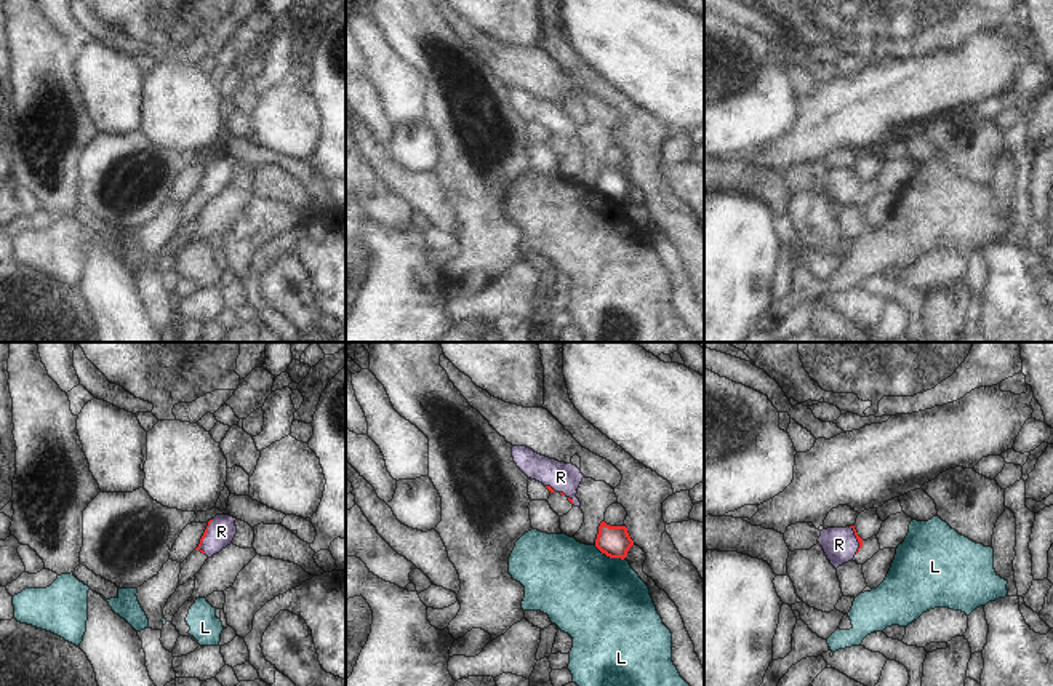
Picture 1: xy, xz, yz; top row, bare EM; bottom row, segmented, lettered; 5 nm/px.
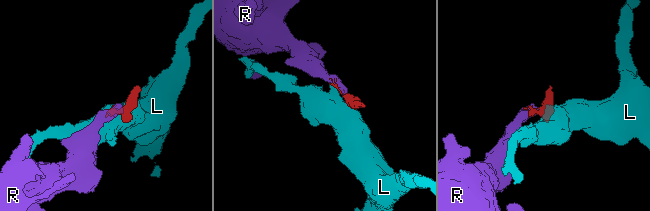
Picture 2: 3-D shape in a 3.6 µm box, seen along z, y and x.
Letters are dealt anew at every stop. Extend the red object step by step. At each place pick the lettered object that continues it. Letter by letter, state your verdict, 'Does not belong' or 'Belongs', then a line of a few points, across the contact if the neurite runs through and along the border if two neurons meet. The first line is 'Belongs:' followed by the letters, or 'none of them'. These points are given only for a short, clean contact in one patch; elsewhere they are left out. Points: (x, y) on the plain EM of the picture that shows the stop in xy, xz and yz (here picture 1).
Belongs: R
L: Does not belong. Line: xz (594, 187), (610, 199), (624, 200)
R: Belongs. Line: xy (210, 162), (205, 176), (218, 176), (221, 173).

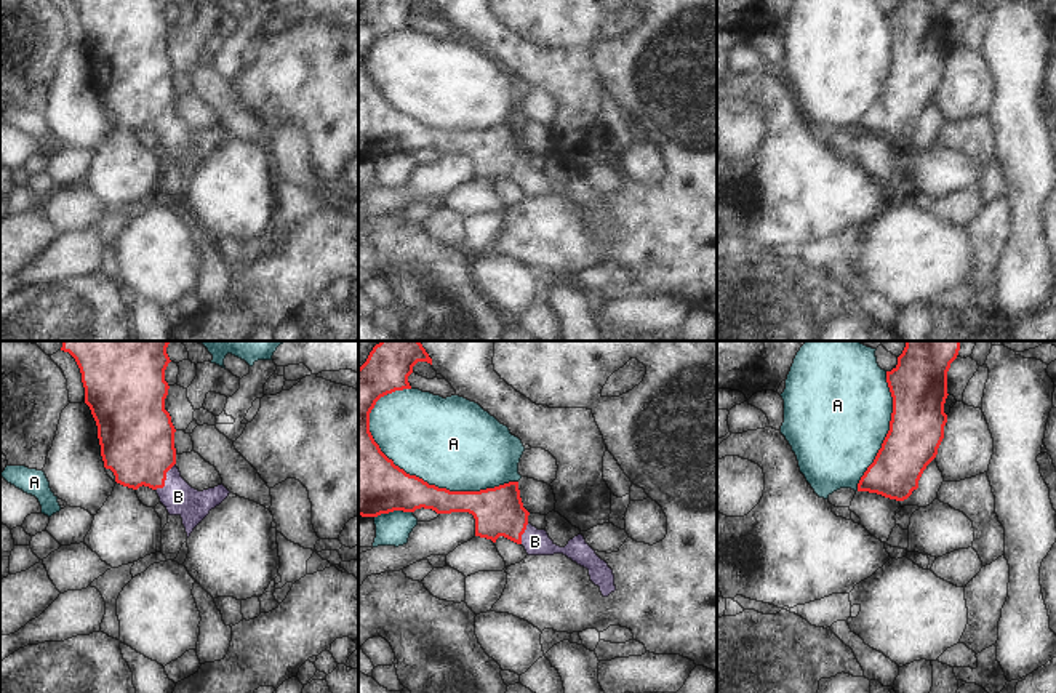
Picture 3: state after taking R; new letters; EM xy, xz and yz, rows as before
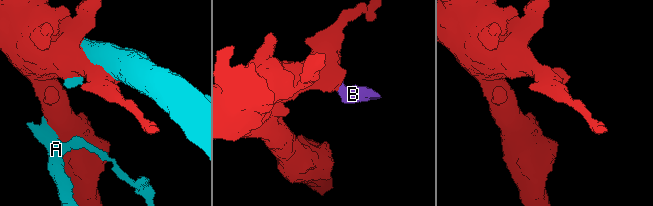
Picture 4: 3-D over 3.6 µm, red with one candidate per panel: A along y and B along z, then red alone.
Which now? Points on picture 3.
Belongs: B
A: Does not belong
B: Belongs. Line: xy (136, 80), (165, 120), (178, 138).

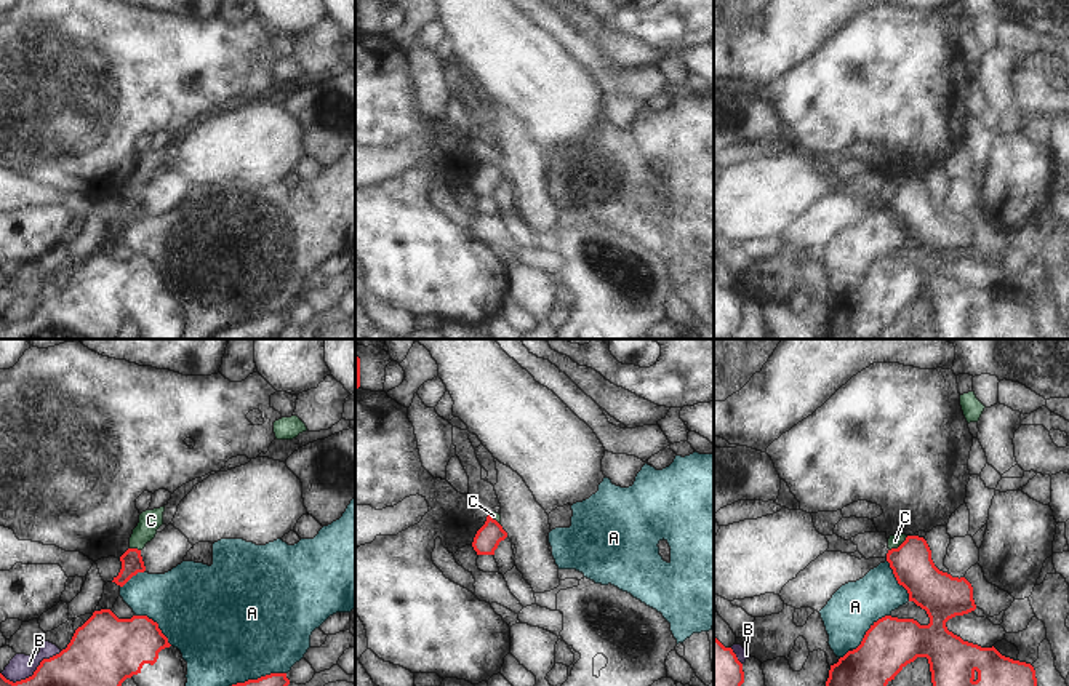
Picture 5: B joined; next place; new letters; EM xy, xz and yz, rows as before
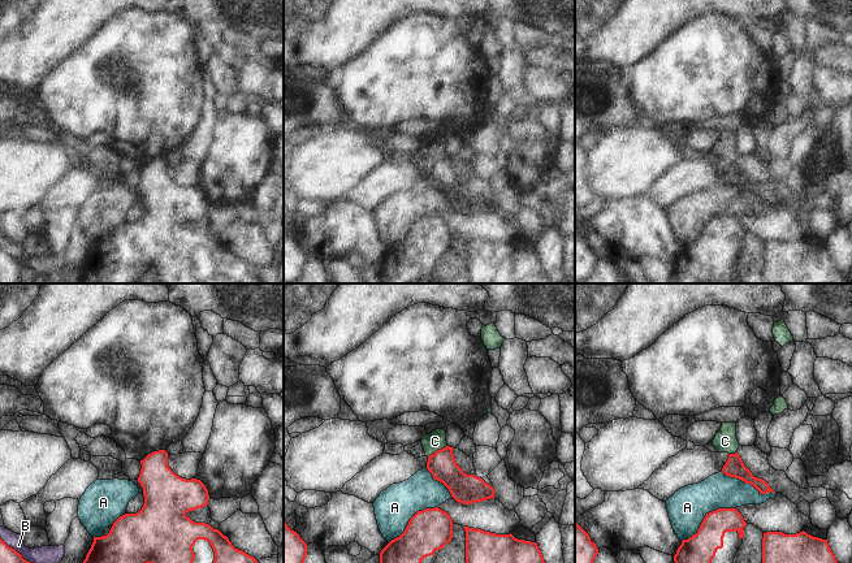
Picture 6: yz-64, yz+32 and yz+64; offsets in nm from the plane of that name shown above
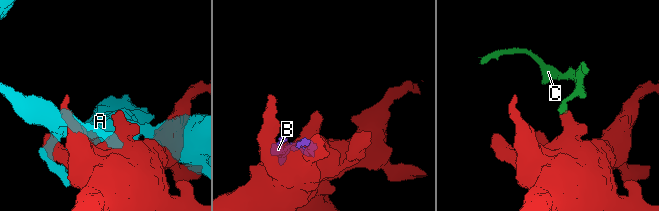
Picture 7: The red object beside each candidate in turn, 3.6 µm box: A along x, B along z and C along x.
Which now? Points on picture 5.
Belongs: none of them
A: Does not belong
B: Does not belong
C: Does not belong. Line: yz (908, 178), (890, 192).

